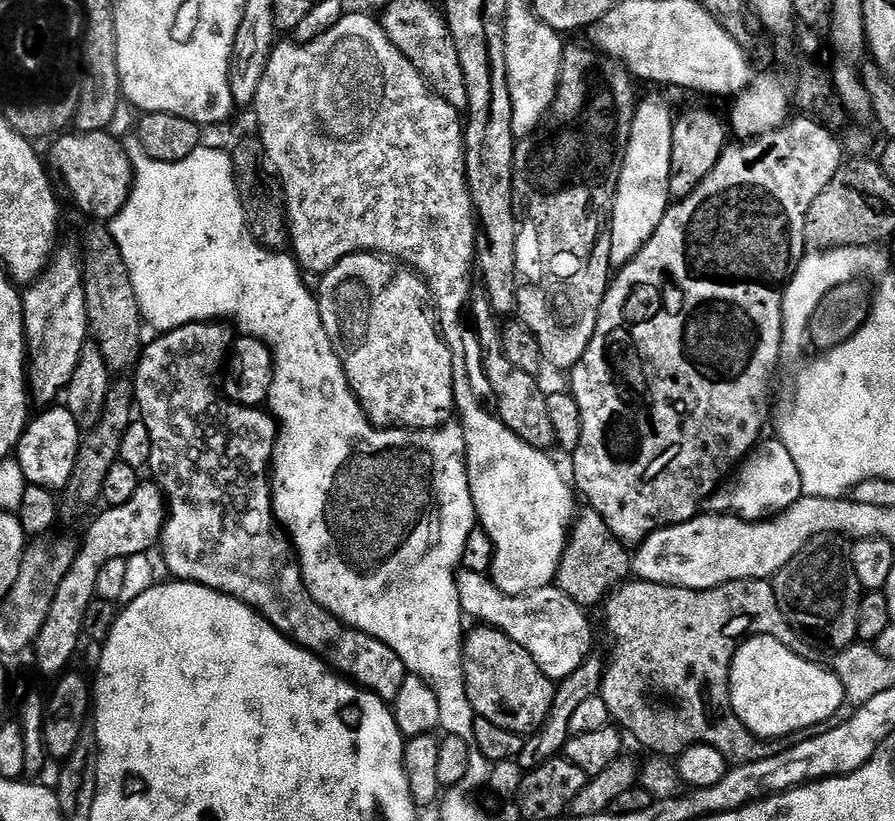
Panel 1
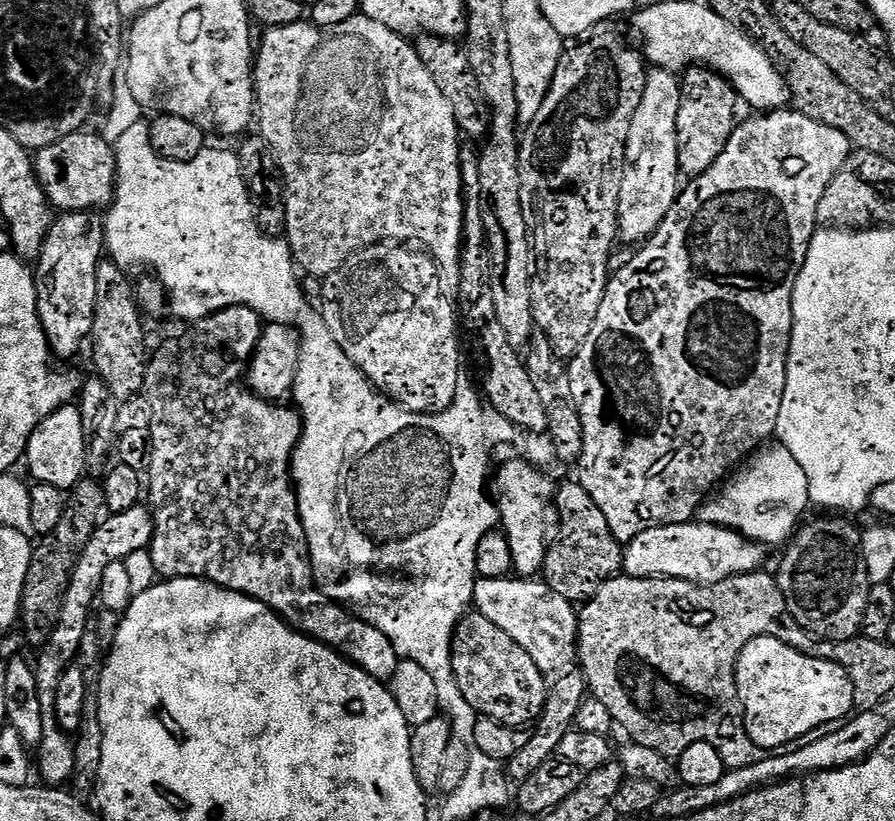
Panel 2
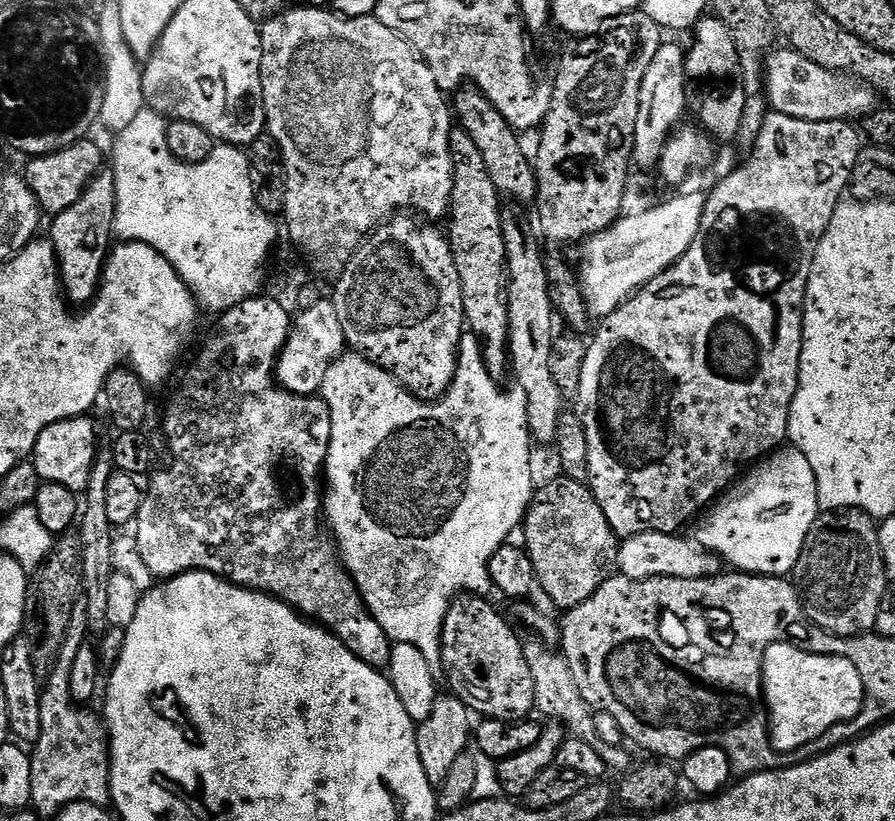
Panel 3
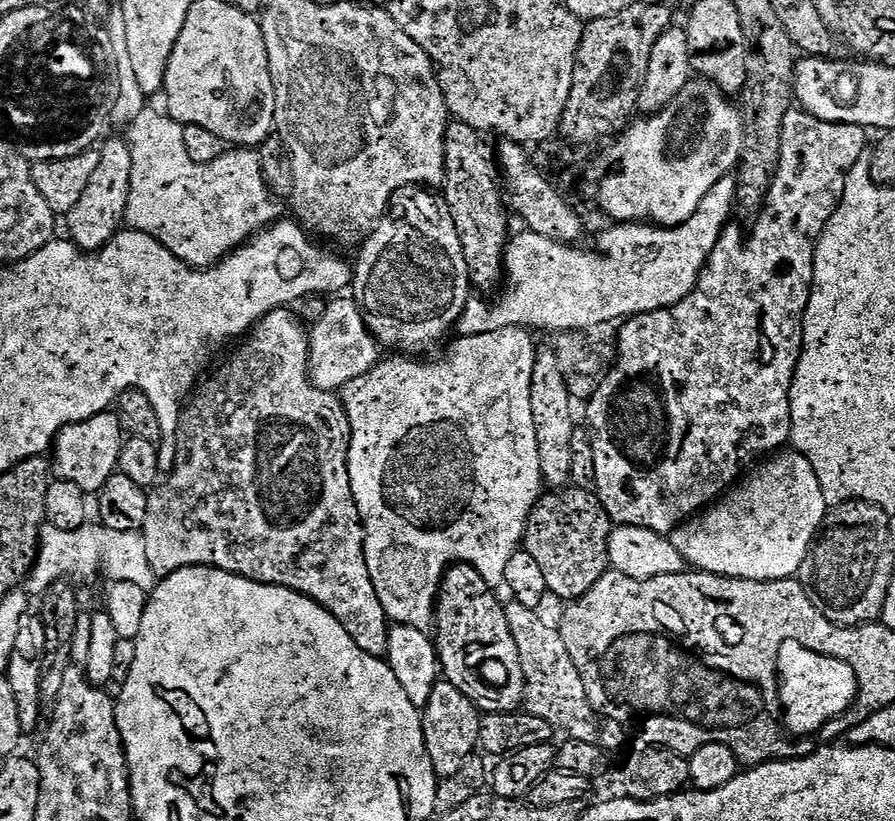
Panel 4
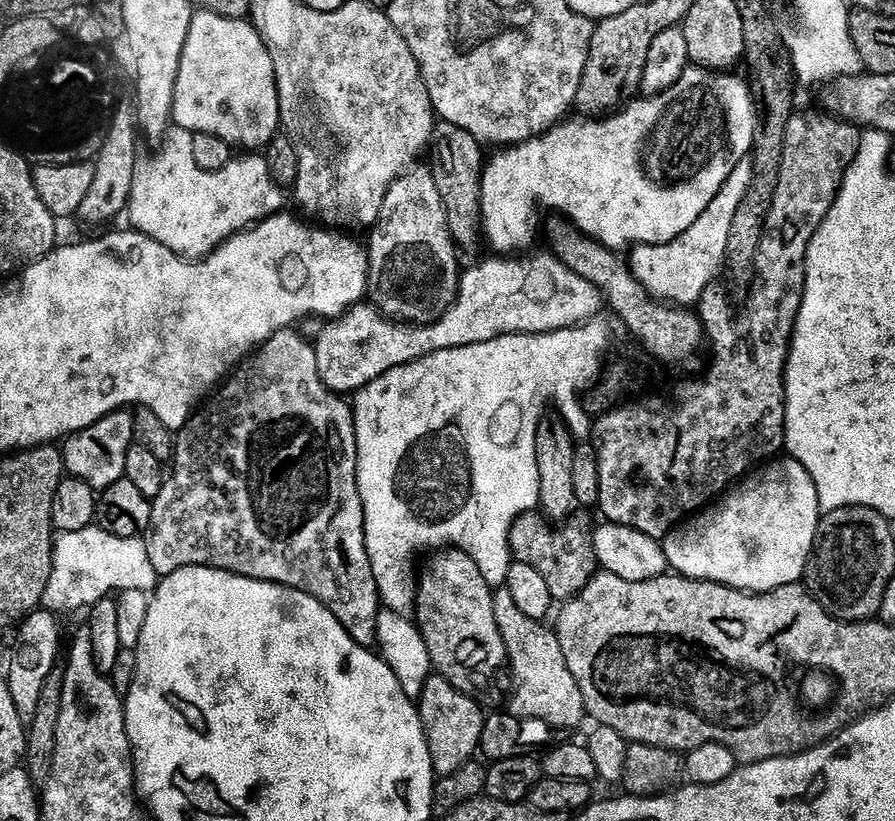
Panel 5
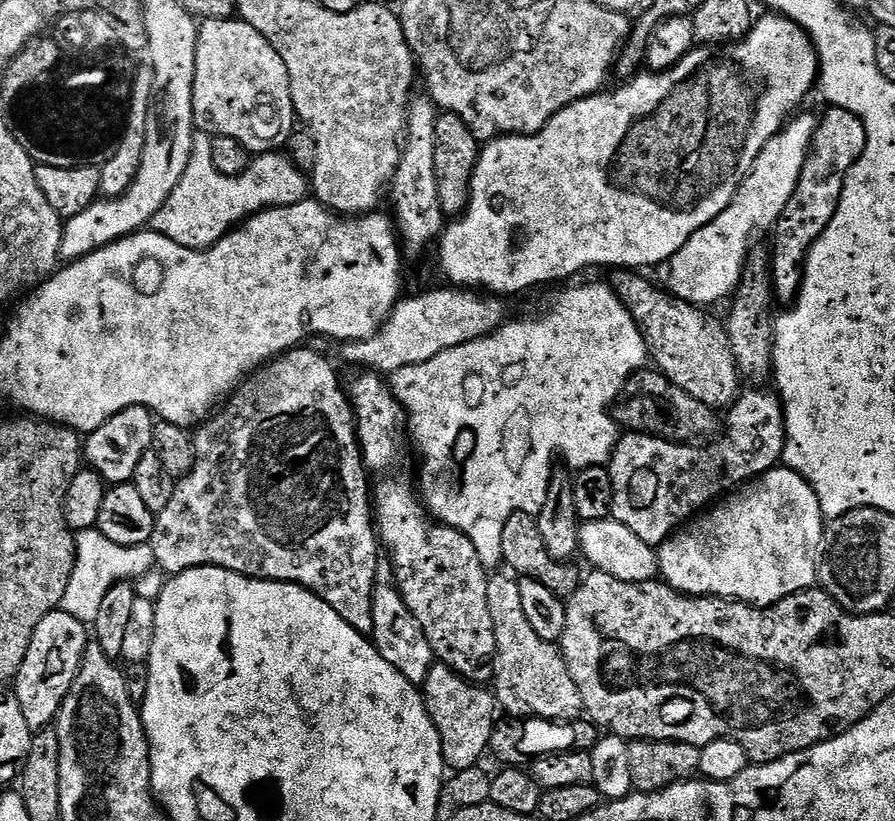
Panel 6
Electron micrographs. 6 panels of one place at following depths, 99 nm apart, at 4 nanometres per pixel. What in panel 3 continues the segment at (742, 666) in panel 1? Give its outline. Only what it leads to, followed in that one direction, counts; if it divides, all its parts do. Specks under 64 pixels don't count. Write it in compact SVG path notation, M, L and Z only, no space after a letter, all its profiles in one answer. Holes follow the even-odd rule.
M777 642L770 647L765 648L760 665L760 675L762 677L762 700L763 703L768 703L766 707L766 727L768 729L768 738L774 750L791 754L796 752L799 748L804 748L807 744L812 744L816 739L827 737L828 731L834 726L844 724L848 720L854 719L862 710L864 705L864 687L862 686L862 678L858 678L858 670L854 670L854 662L850 662L844 656L819 656L817 652L809 652L803 647L797 646L792 642Z

